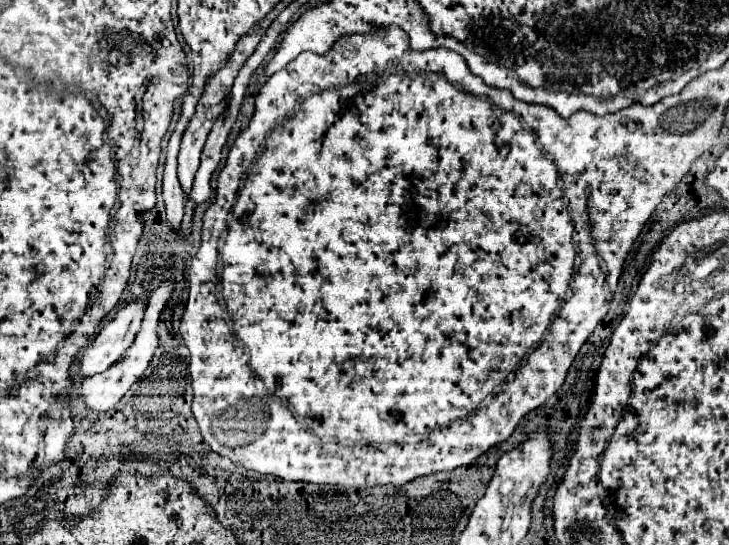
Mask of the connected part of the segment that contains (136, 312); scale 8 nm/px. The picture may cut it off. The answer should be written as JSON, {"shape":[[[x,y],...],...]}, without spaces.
{"shape":[[[135,301],[123,309],[117,311],[117,315],[107,323],[95,341],[83,351],[81,363],[79,363],[79,379],[103,373],[109,369],[117,359],[123,357],[123,353],[133,345],[135,335],[143,321],[143,311],[147,303]]]}

